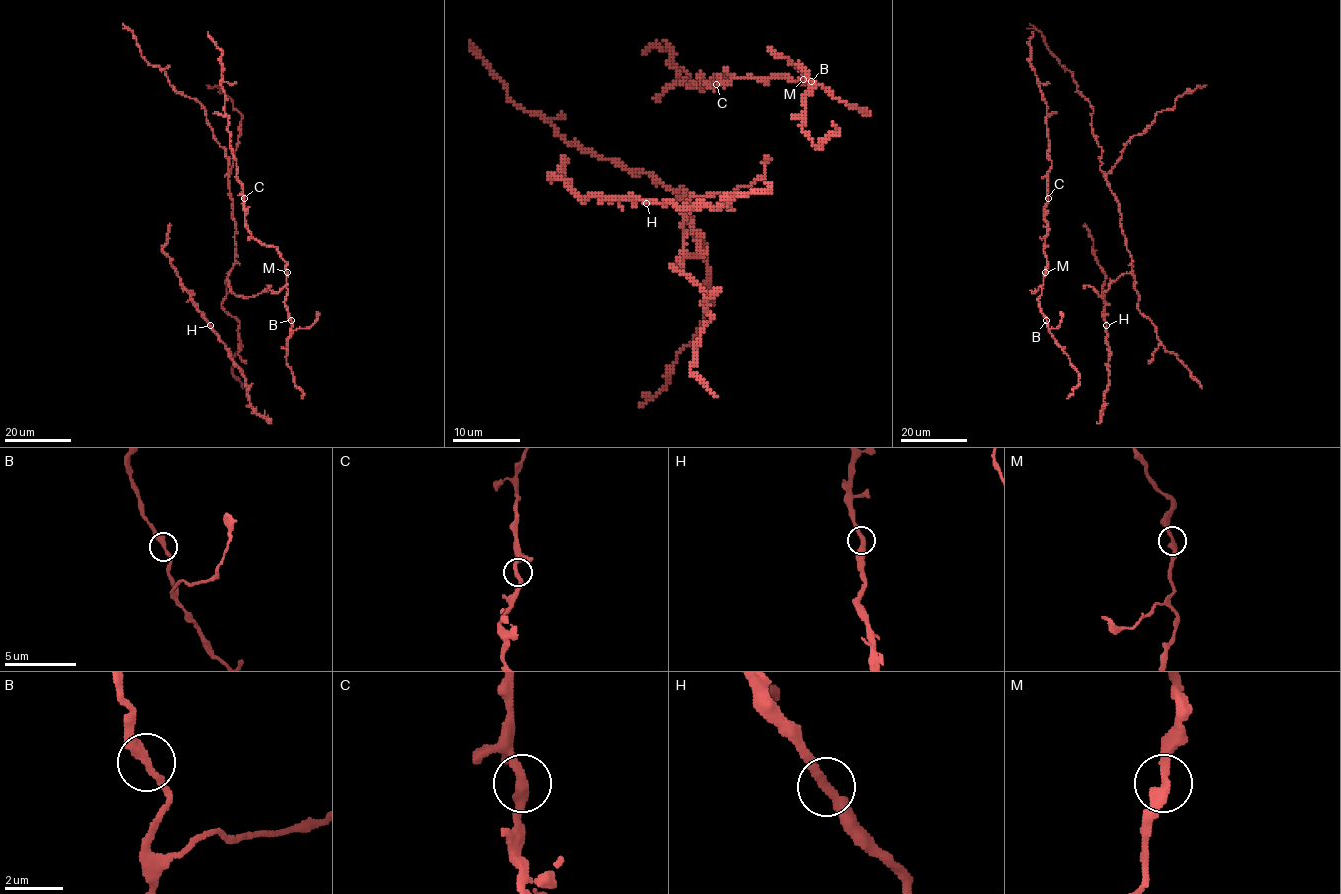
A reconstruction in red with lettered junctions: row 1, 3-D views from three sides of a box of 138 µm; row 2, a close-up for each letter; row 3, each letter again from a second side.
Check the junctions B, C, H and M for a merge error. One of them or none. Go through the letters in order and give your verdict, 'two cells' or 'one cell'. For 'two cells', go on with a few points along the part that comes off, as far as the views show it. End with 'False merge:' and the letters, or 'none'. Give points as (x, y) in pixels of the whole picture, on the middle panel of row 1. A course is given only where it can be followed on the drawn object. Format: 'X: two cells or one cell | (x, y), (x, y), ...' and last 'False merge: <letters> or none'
B: one cell
C: one cell
H: one cell
M: one cell
False merge: none

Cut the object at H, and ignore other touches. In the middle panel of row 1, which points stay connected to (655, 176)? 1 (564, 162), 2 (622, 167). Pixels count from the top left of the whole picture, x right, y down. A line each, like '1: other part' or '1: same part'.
1: other part
2: same part

